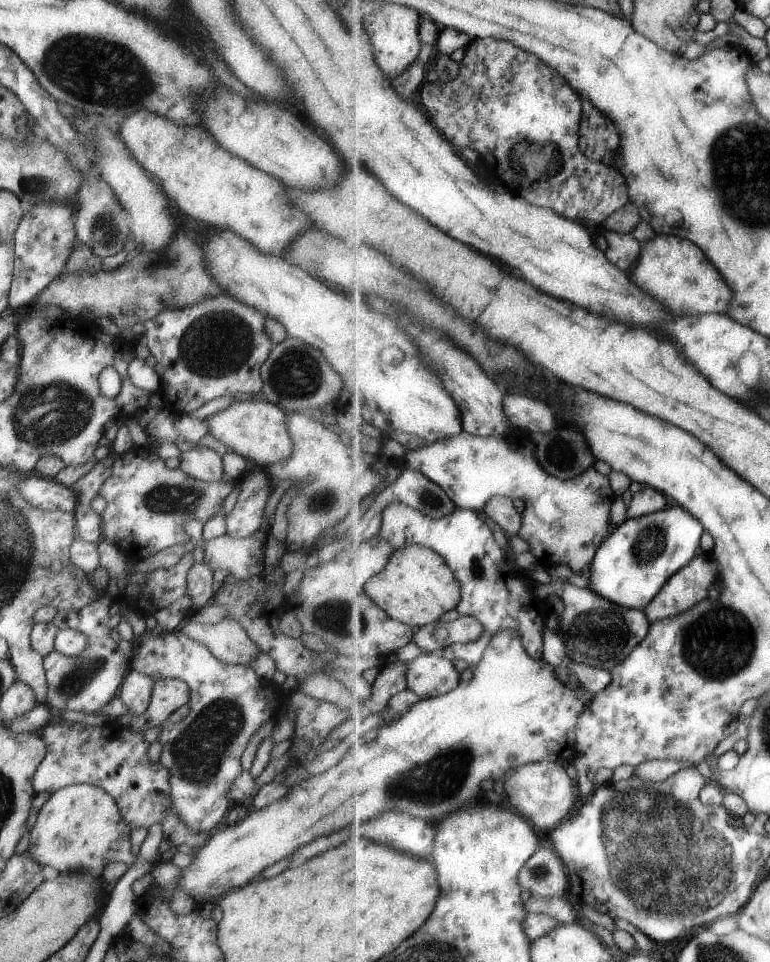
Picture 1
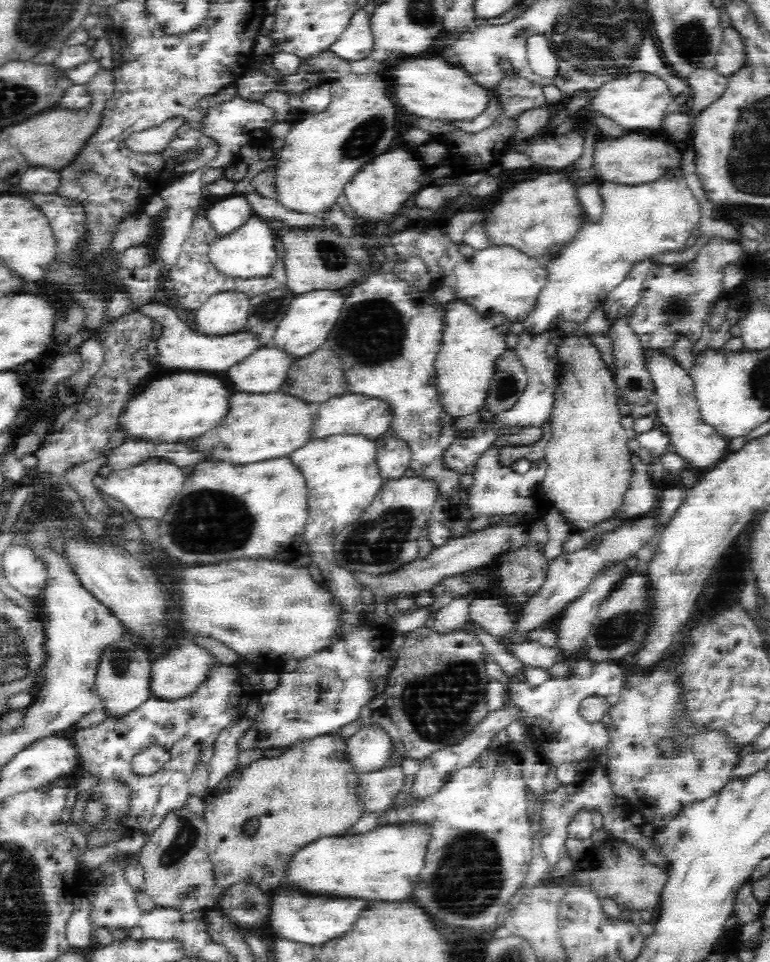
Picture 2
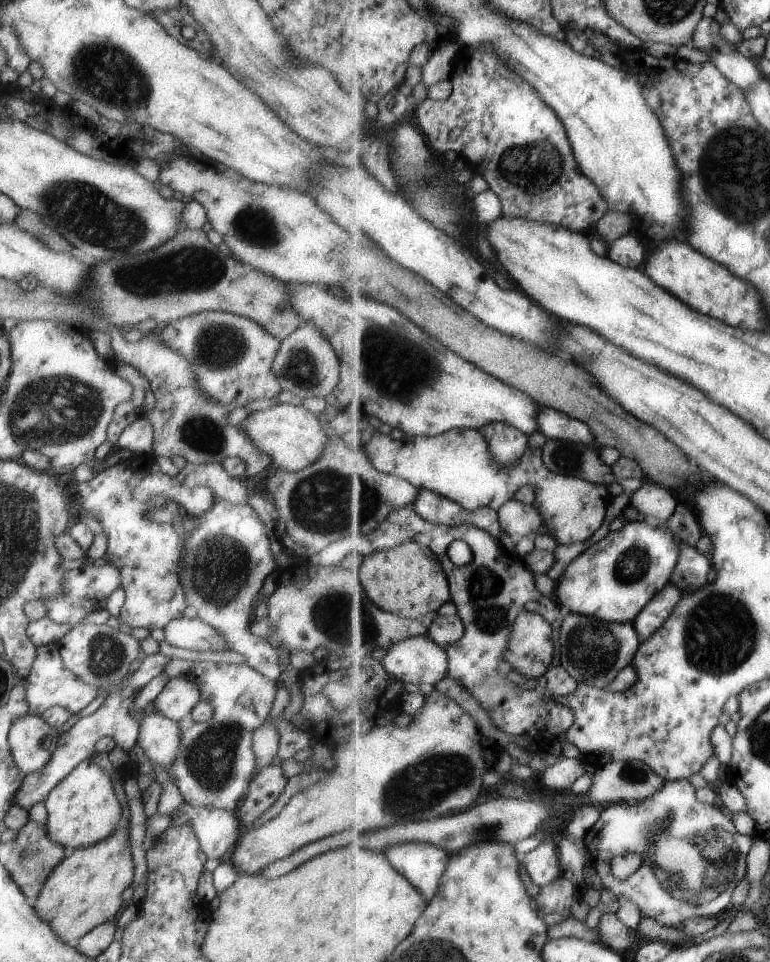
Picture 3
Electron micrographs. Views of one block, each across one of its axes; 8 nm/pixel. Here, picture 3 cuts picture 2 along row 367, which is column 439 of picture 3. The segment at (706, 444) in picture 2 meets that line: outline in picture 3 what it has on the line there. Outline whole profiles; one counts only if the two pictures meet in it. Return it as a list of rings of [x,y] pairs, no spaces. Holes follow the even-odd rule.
[[[427,635],[405,638],[379,656],[392,677],[415,684],[423,690],[434,689],[449,674],[447,651]]]

